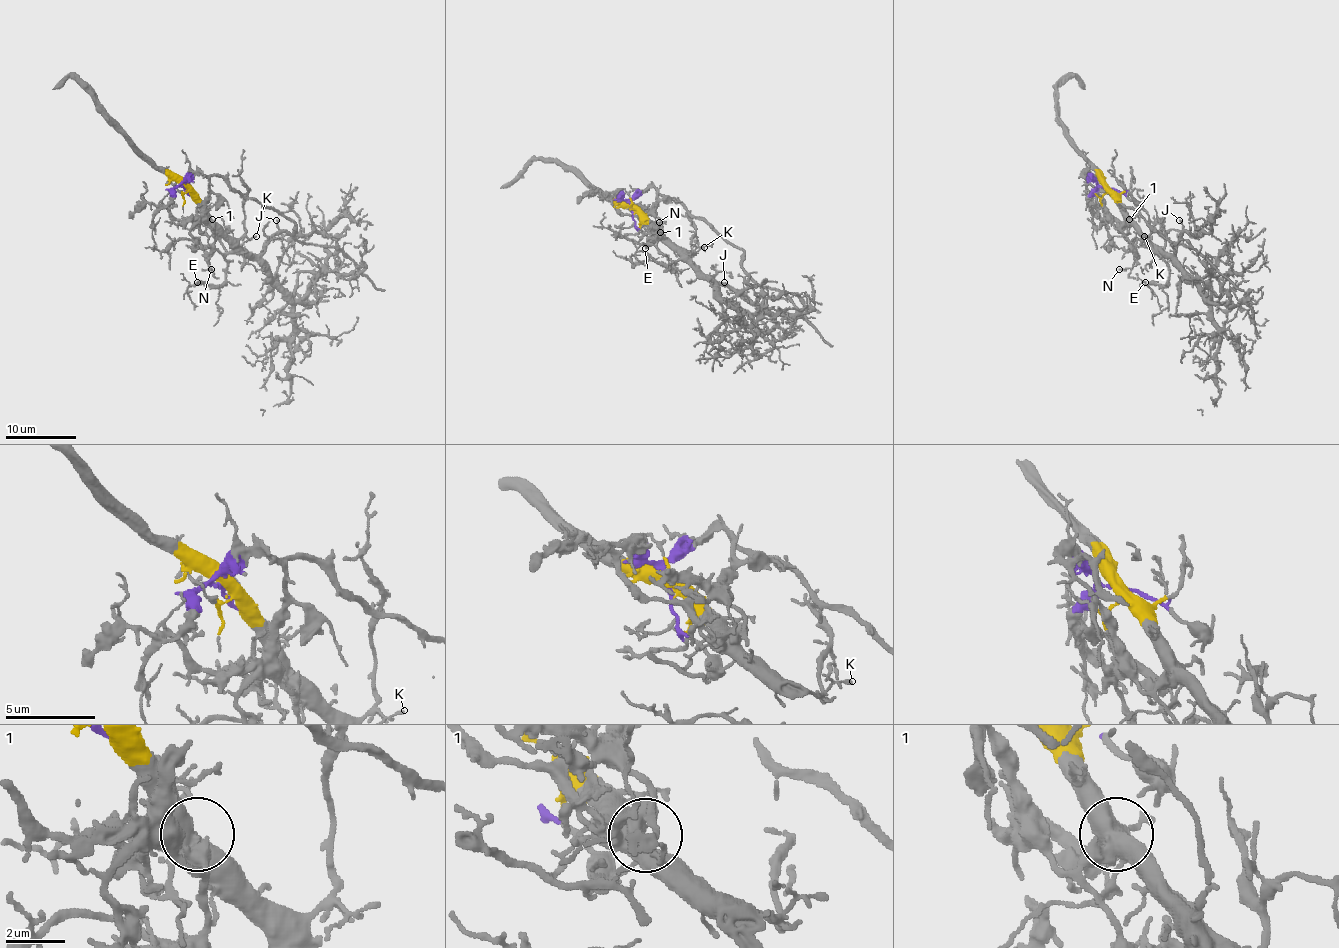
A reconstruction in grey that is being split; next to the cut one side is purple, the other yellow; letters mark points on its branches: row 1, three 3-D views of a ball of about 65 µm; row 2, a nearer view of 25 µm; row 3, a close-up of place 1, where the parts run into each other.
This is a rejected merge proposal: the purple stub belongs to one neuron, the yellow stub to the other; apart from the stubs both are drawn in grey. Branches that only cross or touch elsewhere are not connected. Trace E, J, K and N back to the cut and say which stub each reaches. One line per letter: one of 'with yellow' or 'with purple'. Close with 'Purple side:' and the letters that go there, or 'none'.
E: with yellow
J: with yellow
K: with yellow
N: with purple
Purple side: N

